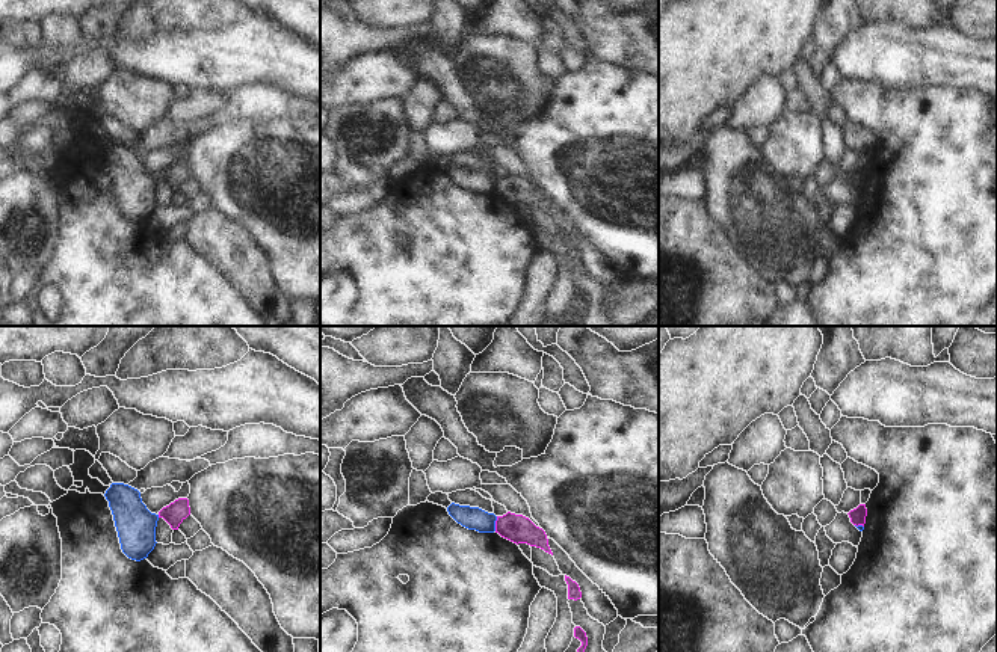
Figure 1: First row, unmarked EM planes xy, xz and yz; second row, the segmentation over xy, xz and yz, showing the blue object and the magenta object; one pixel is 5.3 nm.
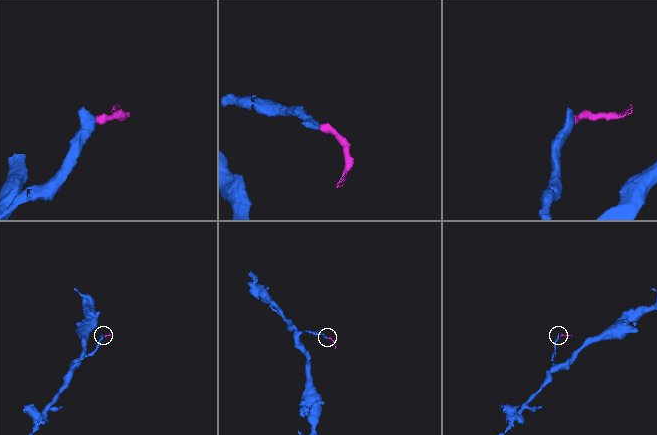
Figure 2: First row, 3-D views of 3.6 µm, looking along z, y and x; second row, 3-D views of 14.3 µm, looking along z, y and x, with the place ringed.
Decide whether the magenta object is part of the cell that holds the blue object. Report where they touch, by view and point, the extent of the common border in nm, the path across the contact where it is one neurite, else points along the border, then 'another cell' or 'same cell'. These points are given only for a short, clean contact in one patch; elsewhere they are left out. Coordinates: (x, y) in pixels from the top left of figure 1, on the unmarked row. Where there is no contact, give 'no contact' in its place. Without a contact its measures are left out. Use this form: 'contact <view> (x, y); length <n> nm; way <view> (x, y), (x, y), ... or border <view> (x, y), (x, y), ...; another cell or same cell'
contact xz (494, 186); length 80 nm; border xz (497, 178), (494, 192); another cell

